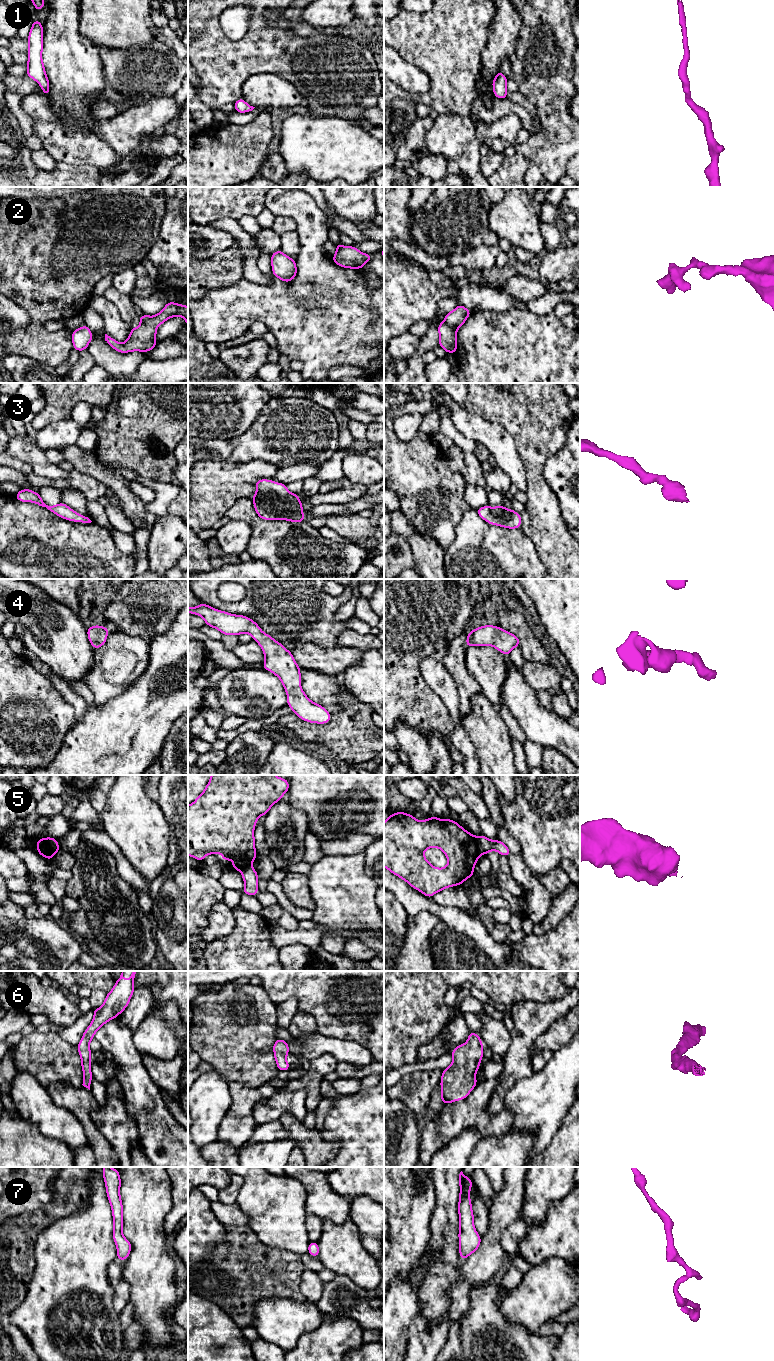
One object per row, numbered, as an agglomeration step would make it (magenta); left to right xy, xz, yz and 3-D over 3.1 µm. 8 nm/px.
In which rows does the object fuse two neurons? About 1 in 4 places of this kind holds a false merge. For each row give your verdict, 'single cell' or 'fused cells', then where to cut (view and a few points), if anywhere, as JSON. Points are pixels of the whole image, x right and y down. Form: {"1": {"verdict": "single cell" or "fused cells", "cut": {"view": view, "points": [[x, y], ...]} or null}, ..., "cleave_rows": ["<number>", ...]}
{"1": {"verdict": "single cell", "cut": null}, "2": {"verdict": "fused cells", "cut": {"view": "xy", "points": [[141, 322], [155, 328]]}}, "3": {"verdict": "single cell", "cut": null}, "4": {"verdict": "single cell", "cut": null}, "5": {"verdict": "fused cells", "cut": {"view": "yz", "points": [[476, 837], [480, 855]]}}, "6": {"verdict": "single cell", "cut": null}, "7": {"verdict": "single cell", "cut": null}, "cleave_rows": ["2", "5"]}

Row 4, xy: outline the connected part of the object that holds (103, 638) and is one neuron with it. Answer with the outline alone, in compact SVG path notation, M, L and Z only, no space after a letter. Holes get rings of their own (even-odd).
M99 625L87 628L88 639L94 649L100 648L105 644L109 630L109 628Z

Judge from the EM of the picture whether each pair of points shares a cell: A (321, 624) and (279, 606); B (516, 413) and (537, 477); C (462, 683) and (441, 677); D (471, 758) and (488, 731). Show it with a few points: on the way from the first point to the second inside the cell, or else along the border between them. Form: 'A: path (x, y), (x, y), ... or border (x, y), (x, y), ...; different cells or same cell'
A: path (311, 619), (306, 614), (295, 611), (290, 606); same cell
B: path (532, 429), (534, 431), (534, 461); same cell
C: border (442, 661), (455, 683), (459, 704); different cells
D: border (464, 731), (479, 764); different cells

